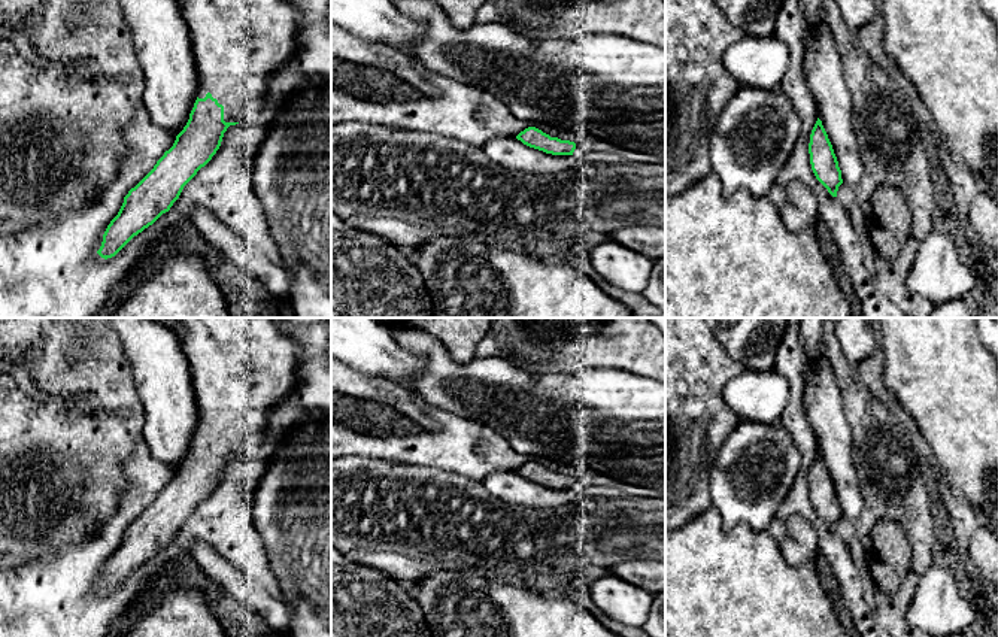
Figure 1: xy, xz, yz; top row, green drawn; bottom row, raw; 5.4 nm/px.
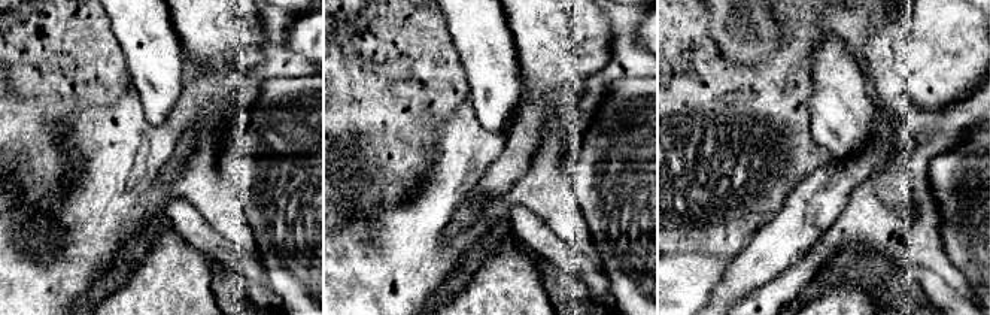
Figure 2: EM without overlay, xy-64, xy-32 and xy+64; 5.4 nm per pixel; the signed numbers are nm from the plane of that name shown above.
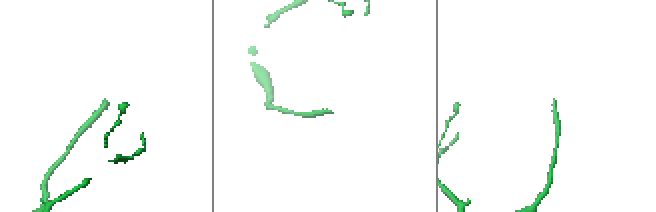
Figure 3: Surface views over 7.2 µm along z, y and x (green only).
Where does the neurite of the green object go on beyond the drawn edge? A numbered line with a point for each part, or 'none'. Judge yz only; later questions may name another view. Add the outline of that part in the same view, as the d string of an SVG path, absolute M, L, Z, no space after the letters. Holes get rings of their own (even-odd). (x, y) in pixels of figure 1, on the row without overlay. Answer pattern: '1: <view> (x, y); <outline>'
none

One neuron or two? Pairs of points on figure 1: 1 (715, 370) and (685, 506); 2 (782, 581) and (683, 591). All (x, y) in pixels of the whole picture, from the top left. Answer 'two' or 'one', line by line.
1: one
2: one

